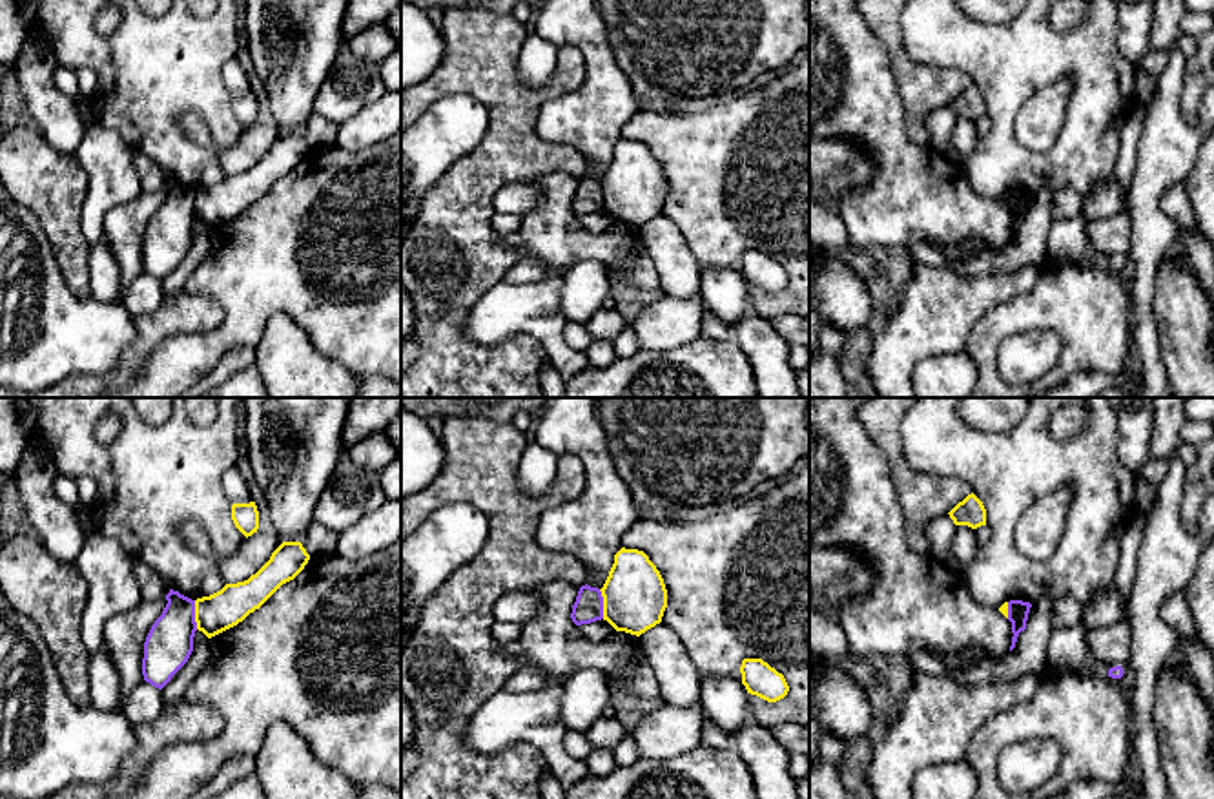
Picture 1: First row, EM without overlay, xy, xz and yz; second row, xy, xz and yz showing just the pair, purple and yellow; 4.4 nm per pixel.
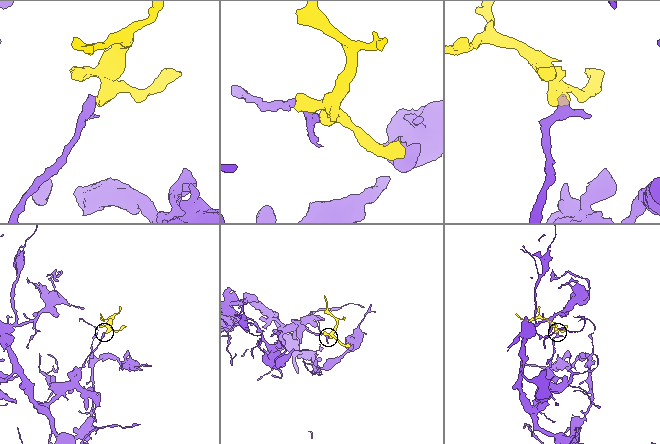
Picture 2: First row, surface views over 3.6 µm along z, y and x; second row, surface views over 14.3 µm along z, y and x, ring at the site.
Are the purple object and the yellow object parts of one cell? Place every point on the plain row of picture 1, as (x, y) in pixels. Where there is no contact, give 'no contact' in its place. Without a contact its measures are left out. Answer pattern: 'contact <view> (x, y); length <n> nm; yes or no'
contact xy (194, 207); length 130 nm; no

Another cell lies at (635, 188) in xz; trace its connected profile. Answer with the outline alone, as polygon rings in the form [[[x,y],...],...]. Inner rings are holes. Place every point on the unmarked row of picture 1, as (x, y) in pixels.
[[[622,139],[600,181],[603,212],[616,223],[640,228],[662,213],[667,181],[656,157],[643,142]]]

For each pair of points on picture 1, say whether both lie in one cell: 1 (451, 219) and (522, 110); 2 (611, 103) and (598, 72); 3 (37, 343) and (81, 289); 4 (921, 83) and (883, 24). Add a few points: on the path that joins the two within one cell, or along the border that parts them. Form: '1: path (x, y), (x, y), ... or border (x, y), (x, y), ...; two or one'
1: path (465, 192), (511, 145), (511, 137); one
2: path (606, 95), (604, 79); one
3: border (55, 256), (64, 283), (75, 294), (88, 298); two
4: path (906, 68), (892, 39); one

